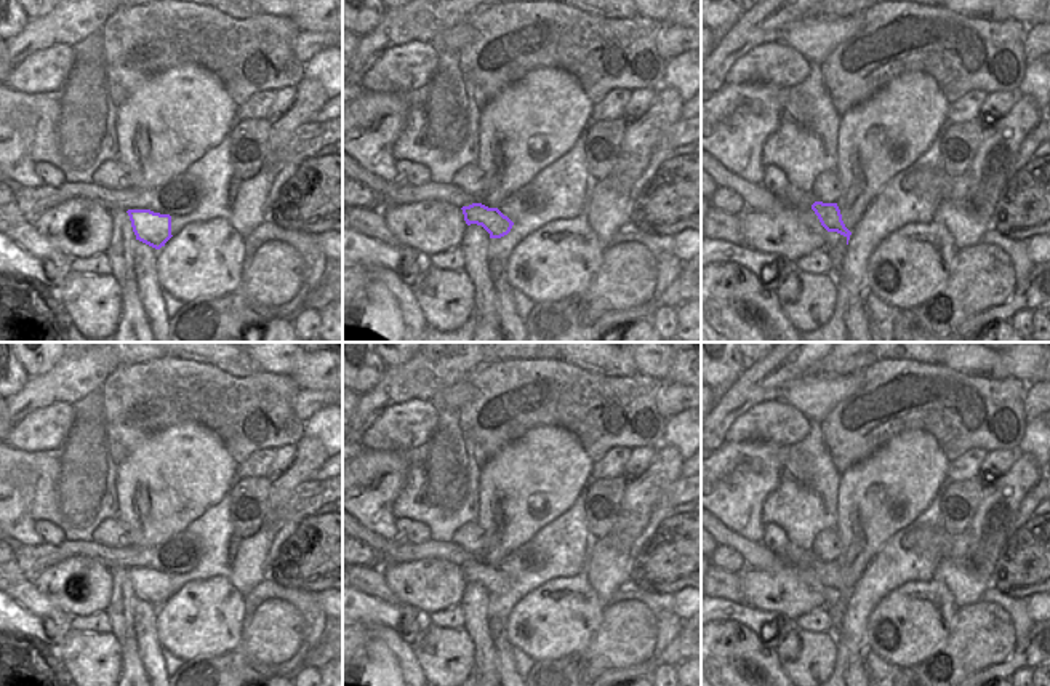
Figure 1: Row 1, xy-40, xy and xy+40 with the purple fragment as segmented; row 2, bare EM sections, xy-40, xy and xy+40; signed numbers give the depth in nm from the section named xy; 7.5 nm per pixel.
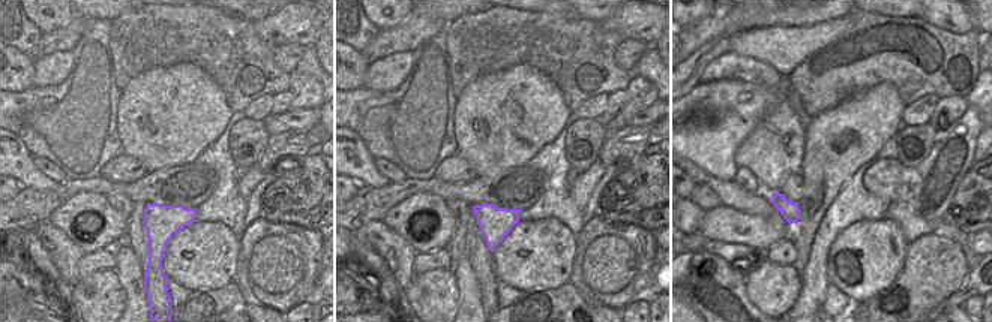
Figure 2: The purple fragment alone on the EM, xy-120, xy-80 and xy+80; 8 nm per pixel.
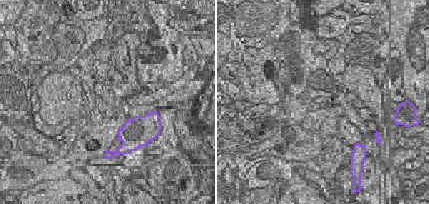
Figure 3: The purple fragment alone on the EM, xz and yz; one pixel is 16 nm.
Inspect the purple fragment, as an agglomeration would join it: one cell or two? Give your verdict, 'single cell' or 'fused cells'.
single cell

